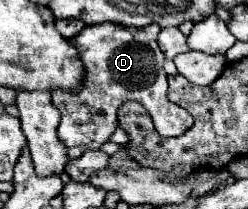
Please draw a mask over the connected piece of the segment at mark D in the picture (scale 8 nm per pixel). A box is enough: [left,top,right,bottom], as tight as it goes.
[52,24,192,158]

